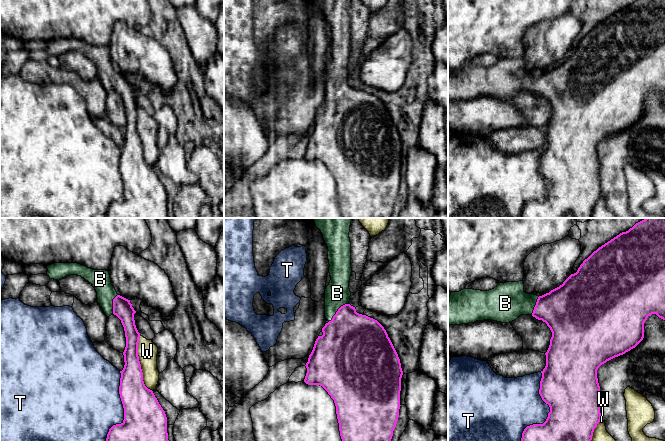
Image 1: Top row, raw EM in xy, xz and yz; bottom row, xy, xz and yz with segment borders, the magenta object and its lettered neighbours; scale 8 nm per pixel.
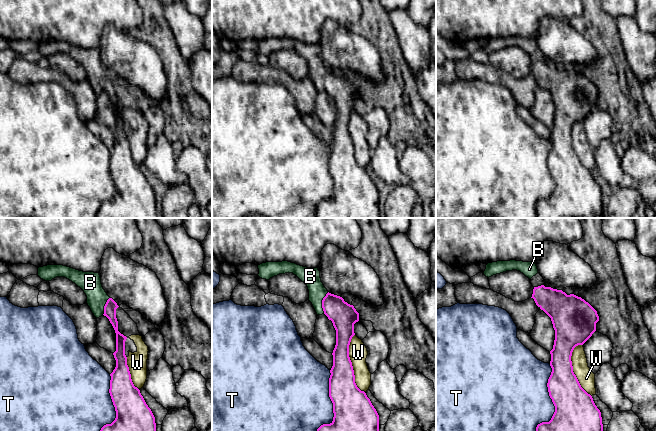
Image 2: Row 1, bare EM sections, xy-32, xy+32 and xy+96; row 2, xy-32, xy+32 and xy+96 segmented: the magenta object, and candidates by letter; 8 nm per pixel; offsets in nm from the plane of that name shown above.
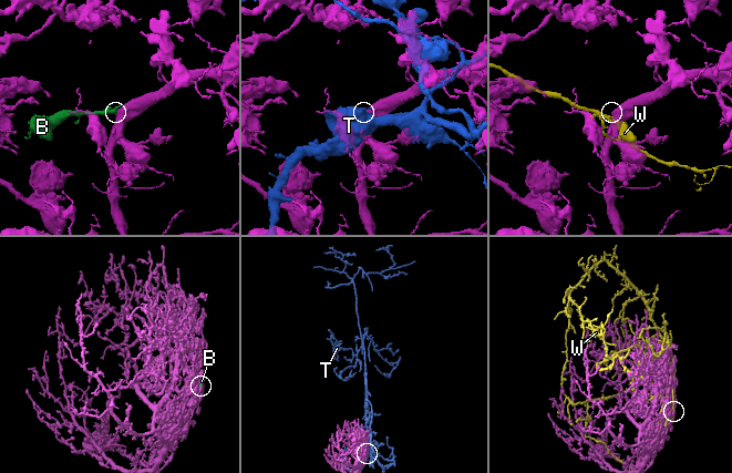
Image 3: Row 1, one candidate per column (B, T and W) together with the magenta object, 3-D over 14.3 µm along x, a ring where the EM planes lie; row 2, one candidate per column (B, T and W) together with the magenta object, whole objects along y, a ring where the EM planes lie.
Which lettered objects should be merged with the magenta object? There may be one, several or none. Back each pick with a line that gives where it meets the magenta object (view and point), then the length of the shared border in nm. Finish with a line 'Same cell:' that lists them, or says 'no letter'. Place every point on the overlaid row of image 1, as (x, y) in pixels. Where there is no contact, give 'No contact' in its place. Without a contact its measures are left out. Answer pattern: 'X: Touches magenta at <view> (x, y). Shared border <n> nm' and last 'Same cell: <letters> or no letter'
B: Touches magenta at xz (338, 310). Shared border 220 nm
Same cell: B

